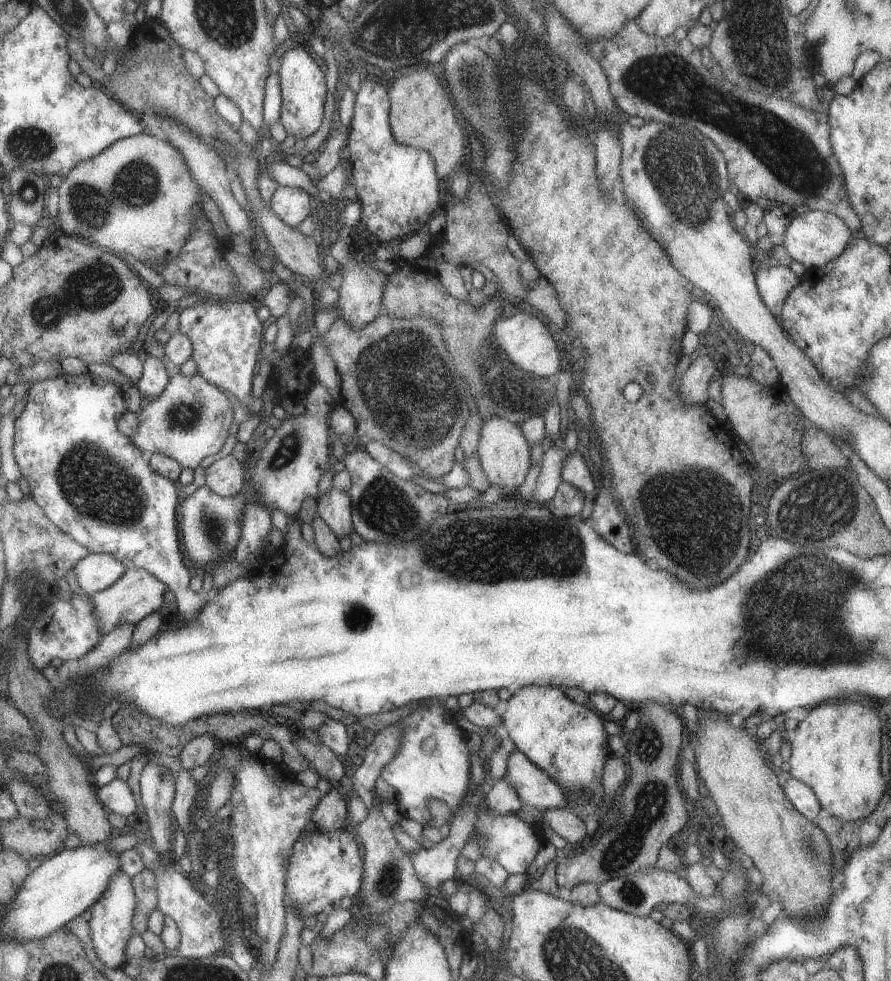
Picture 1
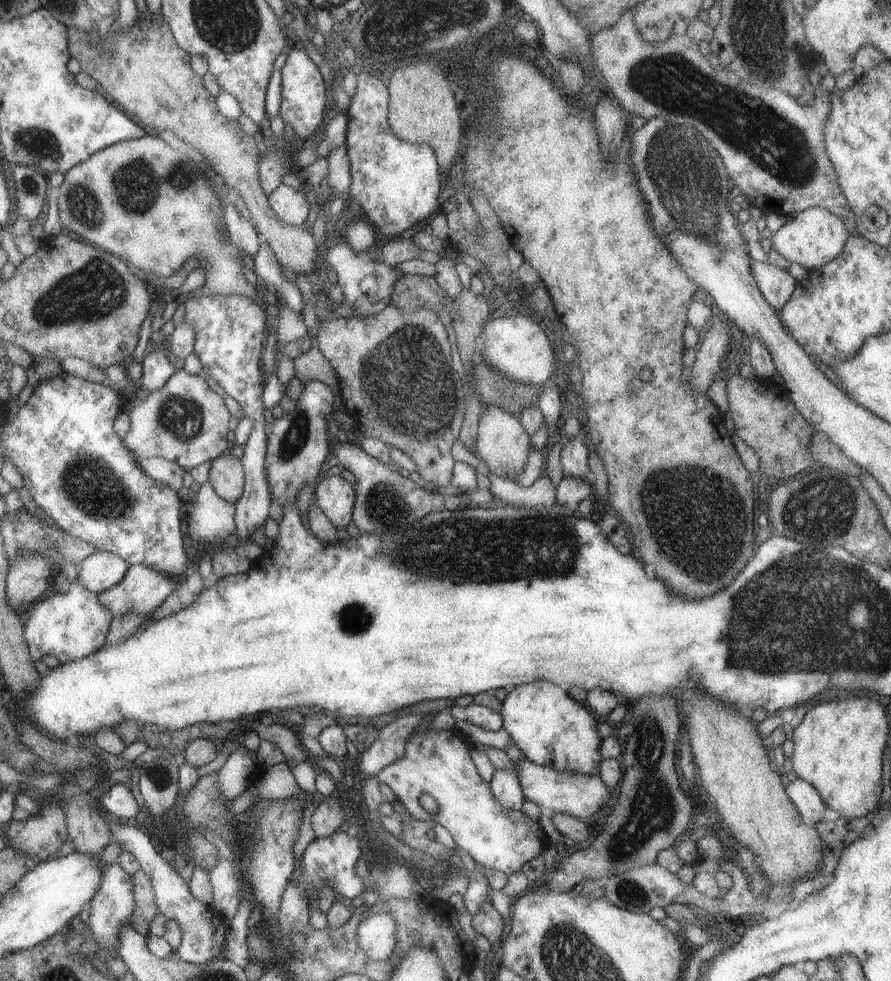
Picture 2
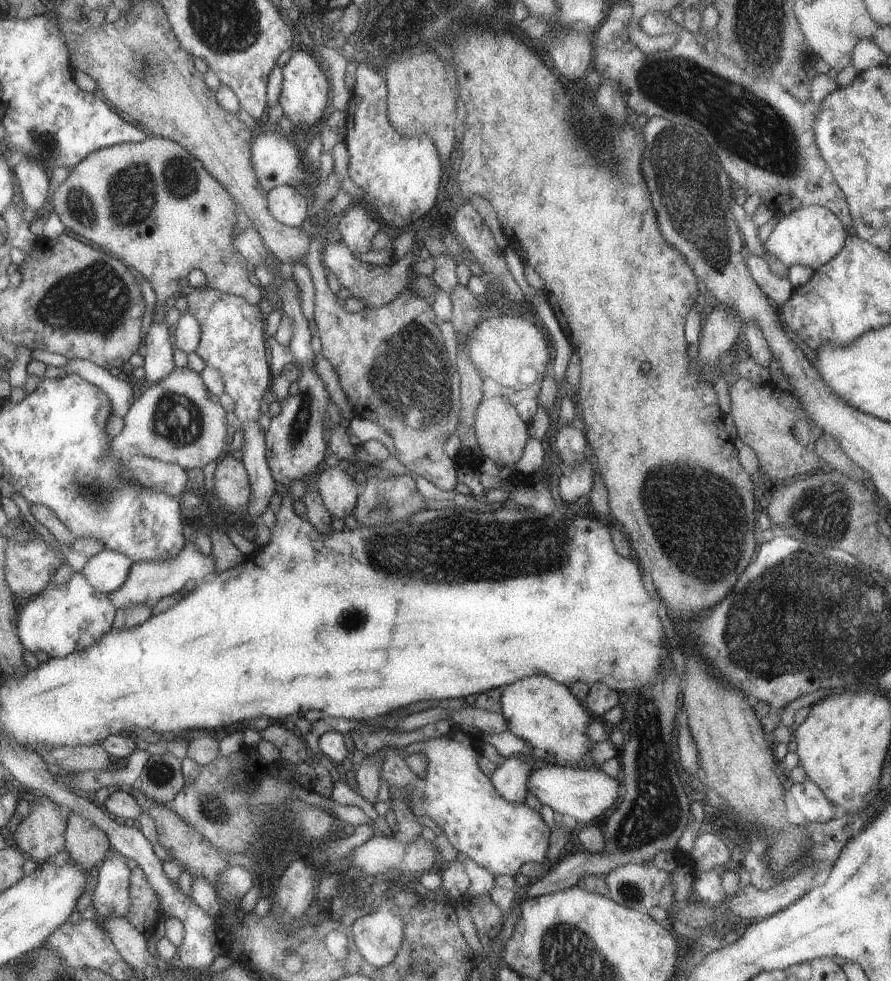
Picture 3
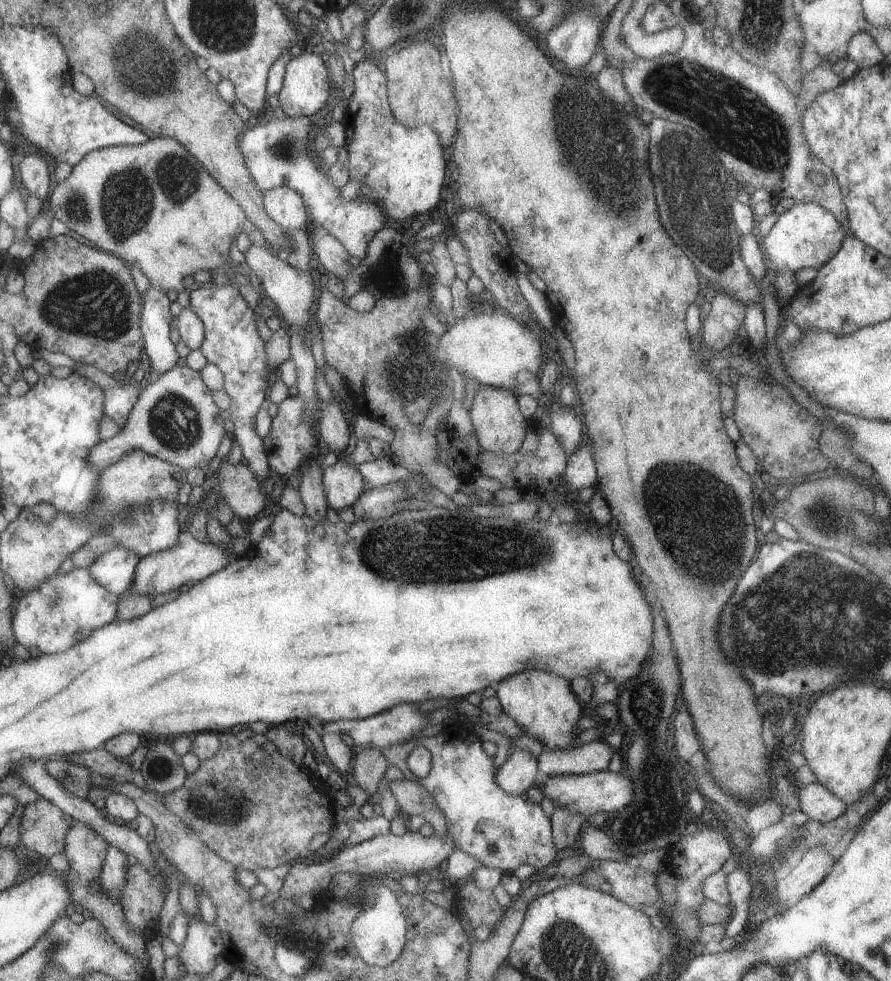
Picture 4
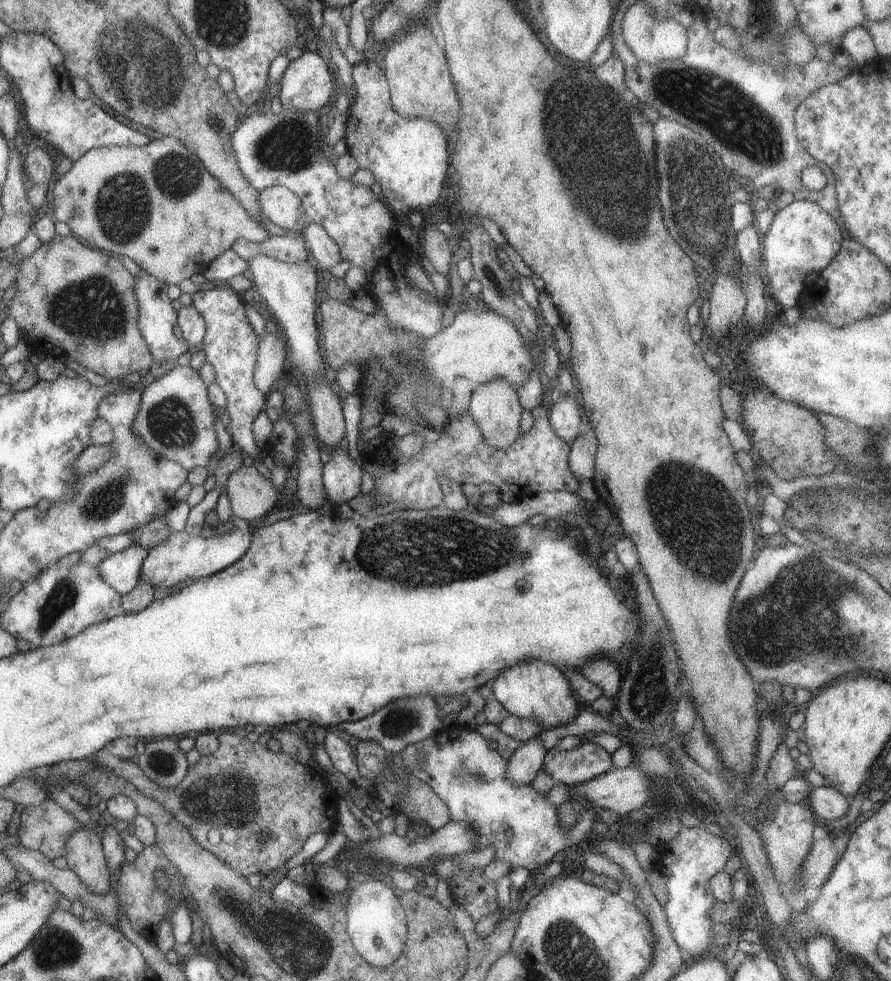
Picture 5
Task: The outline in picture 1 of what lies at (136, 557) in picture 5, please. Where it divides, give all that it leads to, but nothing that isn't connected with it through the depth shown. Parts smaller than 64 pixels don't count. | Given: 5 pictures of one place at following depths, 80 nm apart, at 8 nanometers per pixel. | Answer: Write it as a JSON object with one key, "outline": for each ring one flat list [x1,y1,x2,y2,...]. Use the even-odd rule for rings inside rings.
{"outline":[[89,553,72,569,77,584,90,596,114,584,126,571,119,560,106,553]]}

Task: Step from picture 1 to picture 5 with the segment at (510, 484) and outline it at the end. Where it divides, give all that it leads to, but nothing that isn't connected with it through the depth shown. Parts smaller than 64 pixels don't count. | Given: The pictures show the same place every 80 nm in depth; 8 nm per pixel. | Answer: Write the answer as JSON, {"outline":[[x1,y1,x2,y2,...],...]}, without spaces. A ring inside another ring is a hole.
{"outline":[[493,379,475,384,468,404,468,414,477,425,483,440,496,449,510,447,521,434,519,418,522,412,516,390,505,379]]}

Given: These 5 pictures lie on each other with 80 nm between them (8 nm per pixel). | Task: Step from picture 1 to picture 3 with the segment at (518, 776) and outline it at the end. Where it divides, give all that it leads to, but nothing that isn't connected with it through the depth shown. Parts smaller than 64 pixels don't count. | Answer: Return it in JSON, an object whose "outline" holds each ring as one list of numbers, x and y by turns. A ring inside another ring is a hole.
{"outline":[[543,763,539,768,529,771,526,790,554,813,569,815,577,822,595,823,600,821,602,811,609,808,616,798,619,799,621,784,620,779,603,774,599,768,574,769]]}

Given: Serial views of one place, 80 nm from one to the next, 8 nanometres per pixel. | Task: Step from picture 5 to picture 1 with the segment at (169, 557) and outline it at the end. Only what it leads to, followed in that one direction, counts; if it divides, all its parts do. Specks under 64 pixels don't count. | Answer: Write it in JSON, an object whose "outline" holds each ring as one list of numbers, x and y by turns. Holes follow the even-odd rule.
{"outline":[[141,568,127,569,114,584,91,596,91,604,95,608,95,622,101,630,101,634,109,634,109,630,117,624,135,625,147,614,159,610,165,592,167,592,167,586,149,572,145,572]]}

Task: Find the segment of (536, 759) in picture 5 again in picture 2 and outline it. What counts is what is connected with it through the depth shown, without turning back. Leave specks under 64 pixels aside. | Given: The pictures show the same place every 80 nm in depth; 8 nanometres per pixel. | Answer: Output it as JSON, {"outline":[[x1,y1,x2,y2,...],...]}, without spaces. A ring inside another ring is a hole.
{"outline":[[513,765,505,769,495,769,488,786,491,790,491,796,505,810,520,811,522,804,526,801]]}

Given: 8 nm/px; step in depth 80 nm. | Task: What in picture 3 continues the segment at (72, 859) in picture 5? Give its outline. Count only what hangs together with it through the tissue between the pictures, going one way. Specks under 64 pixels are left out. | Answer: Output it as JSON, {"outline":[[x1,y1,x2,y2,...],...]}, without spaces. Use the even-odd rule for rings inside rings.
{"outline":[[73,811,66,818,64,837,69,859,78,862,85,872,103,859,110,847,107,835,98,826]]}

